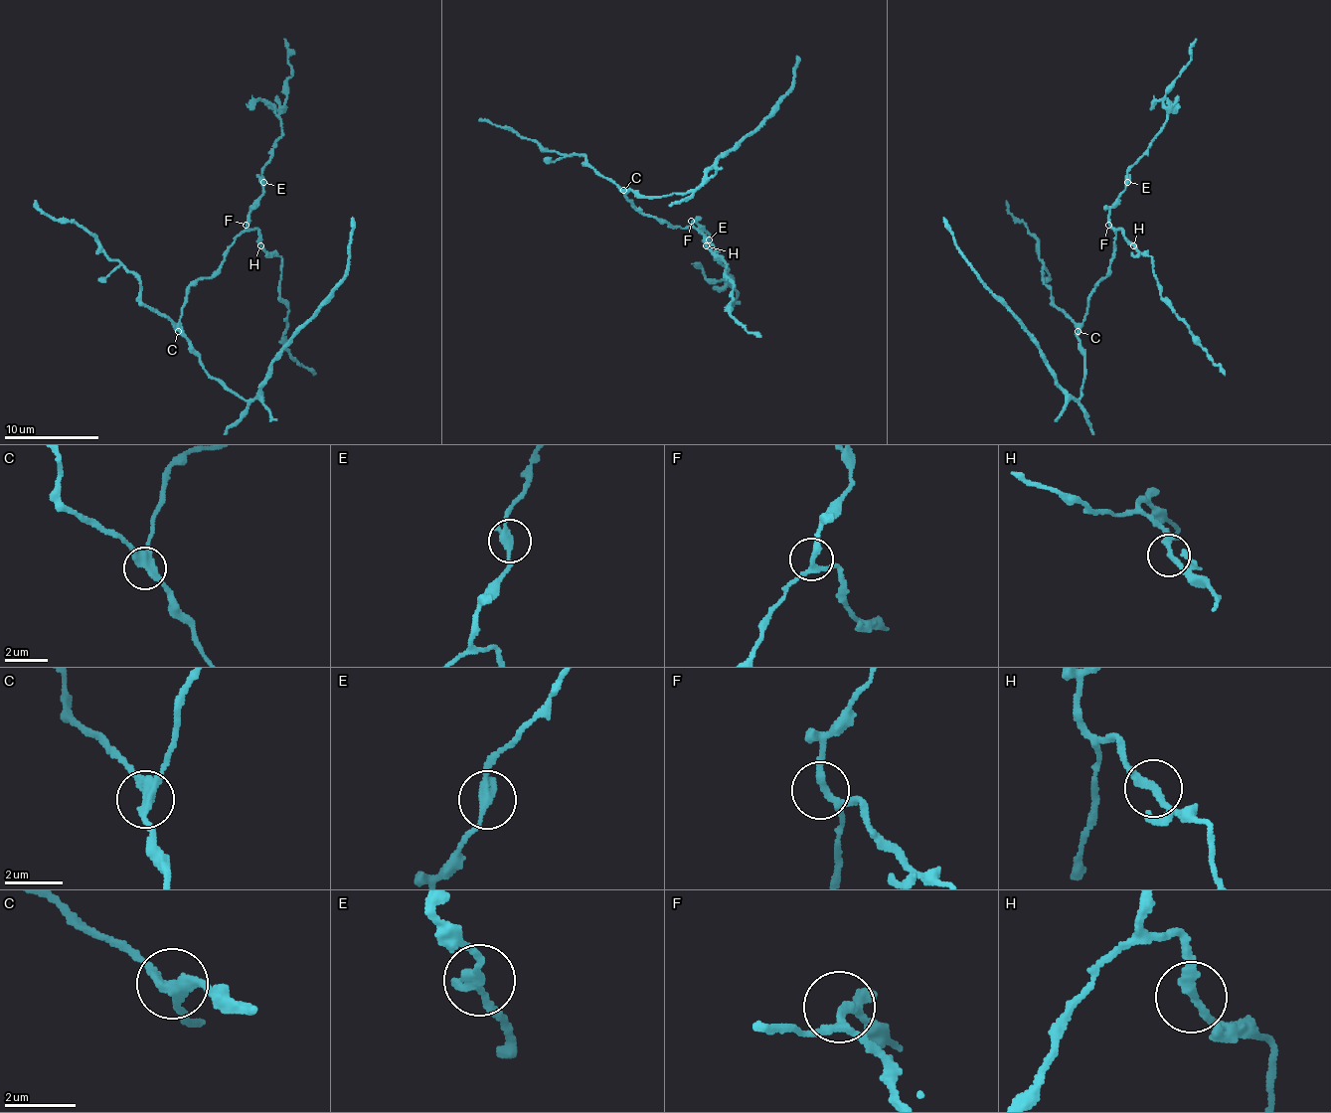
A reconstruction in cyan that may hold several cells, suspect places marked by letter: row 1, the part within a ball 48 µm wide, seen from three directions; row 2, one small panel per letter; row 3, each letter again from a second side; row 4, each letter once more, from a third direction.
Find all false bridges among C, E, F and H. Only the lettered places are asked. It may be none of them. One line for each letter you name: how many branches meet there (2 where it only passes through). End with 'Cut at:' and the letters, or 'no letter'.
Cut at: no letter

